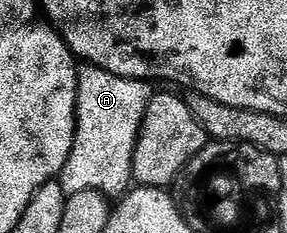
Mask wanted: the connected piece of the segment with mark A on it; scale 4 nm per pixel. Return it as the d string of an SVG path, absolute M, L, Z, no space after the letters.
M98 67L77 68L77 132L67 165L59 176L66 196L97 191L106 197L121 197L133 183L133 154L147 105L155 94L152 82L128 79Z

